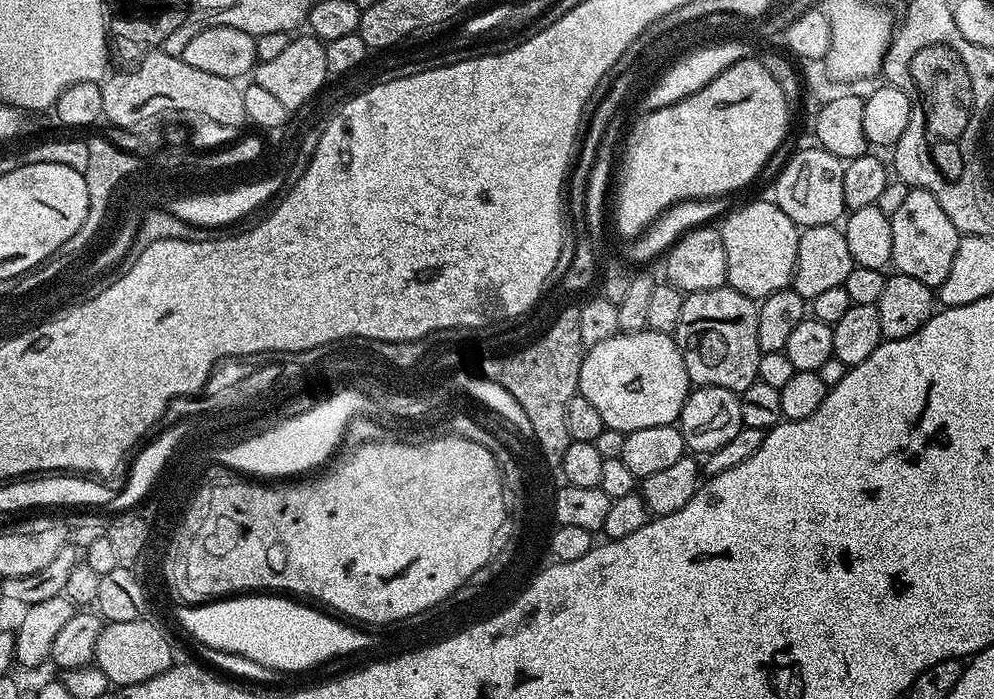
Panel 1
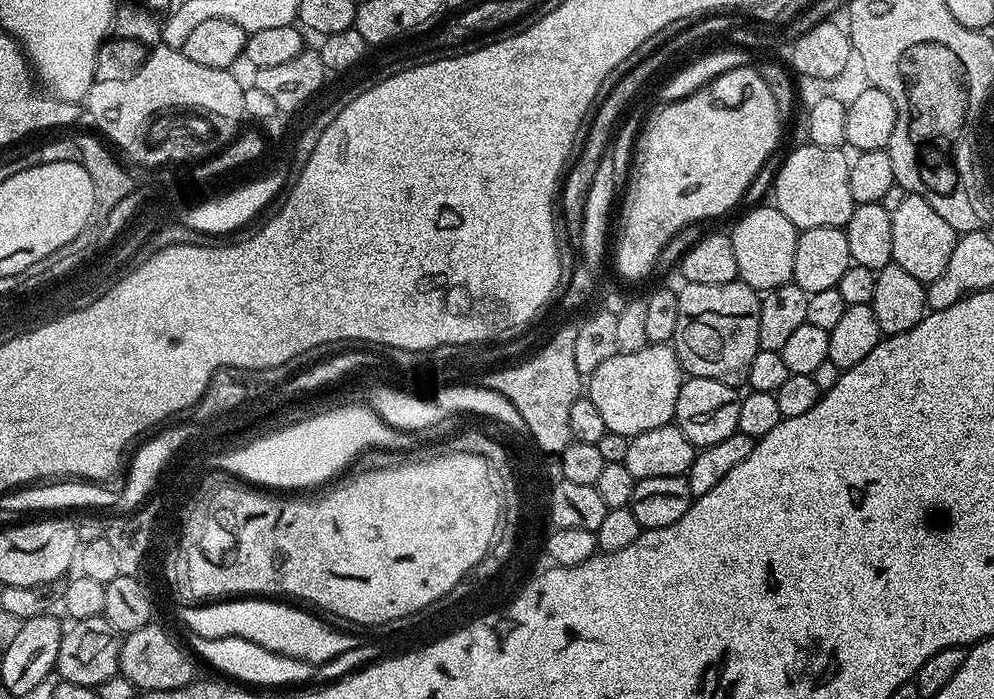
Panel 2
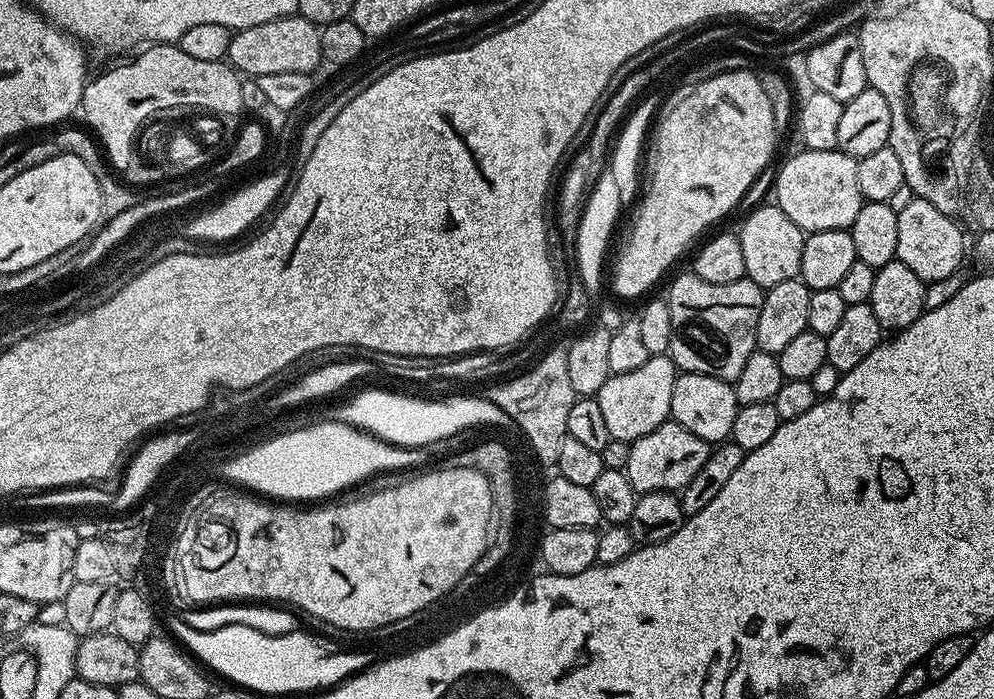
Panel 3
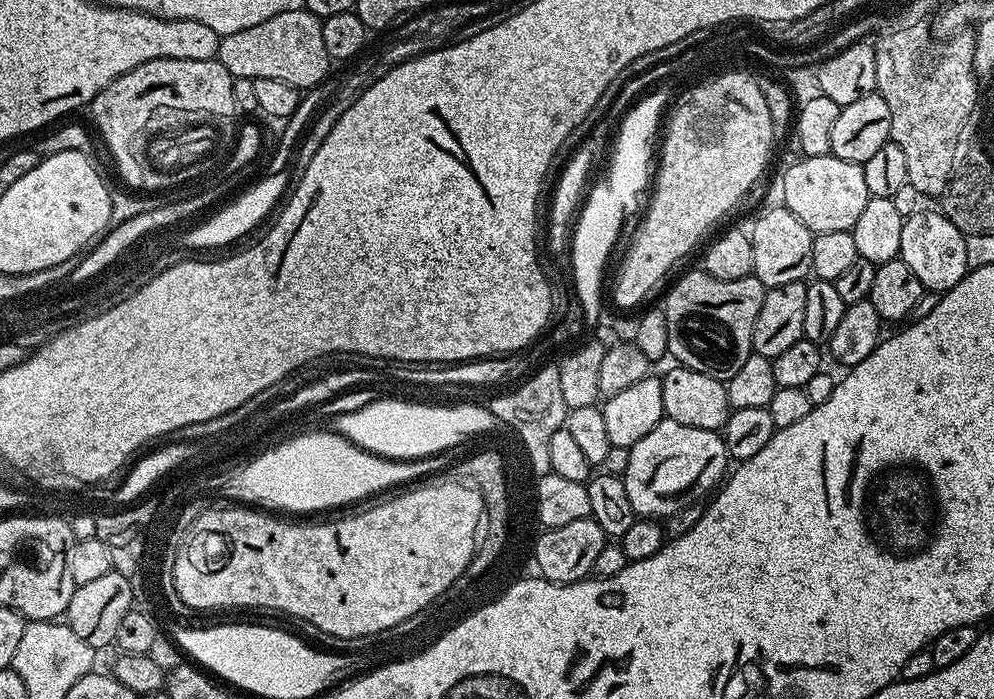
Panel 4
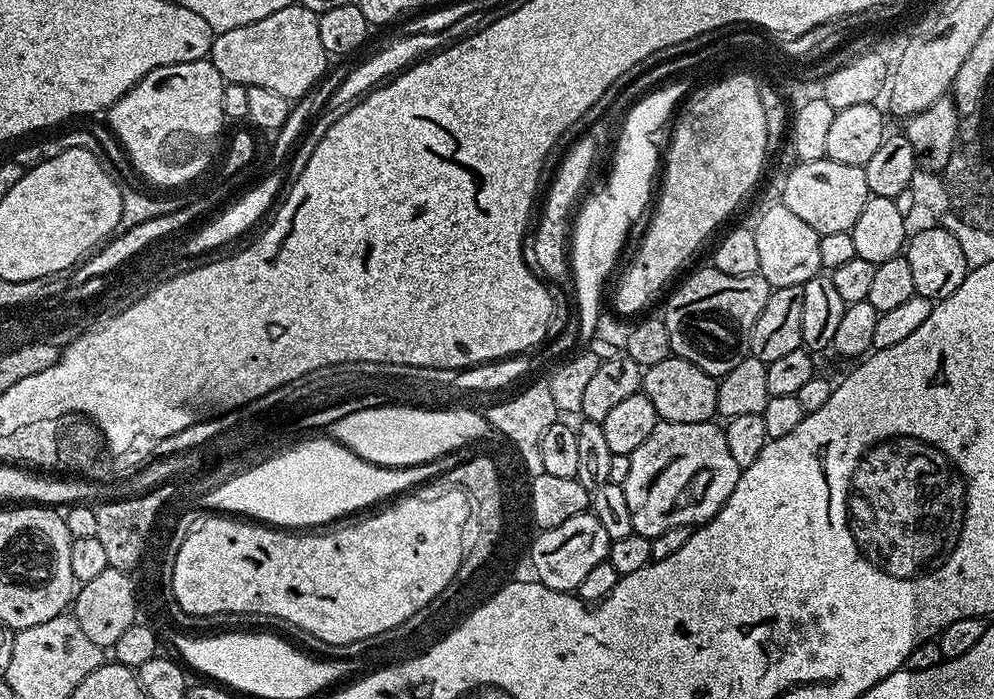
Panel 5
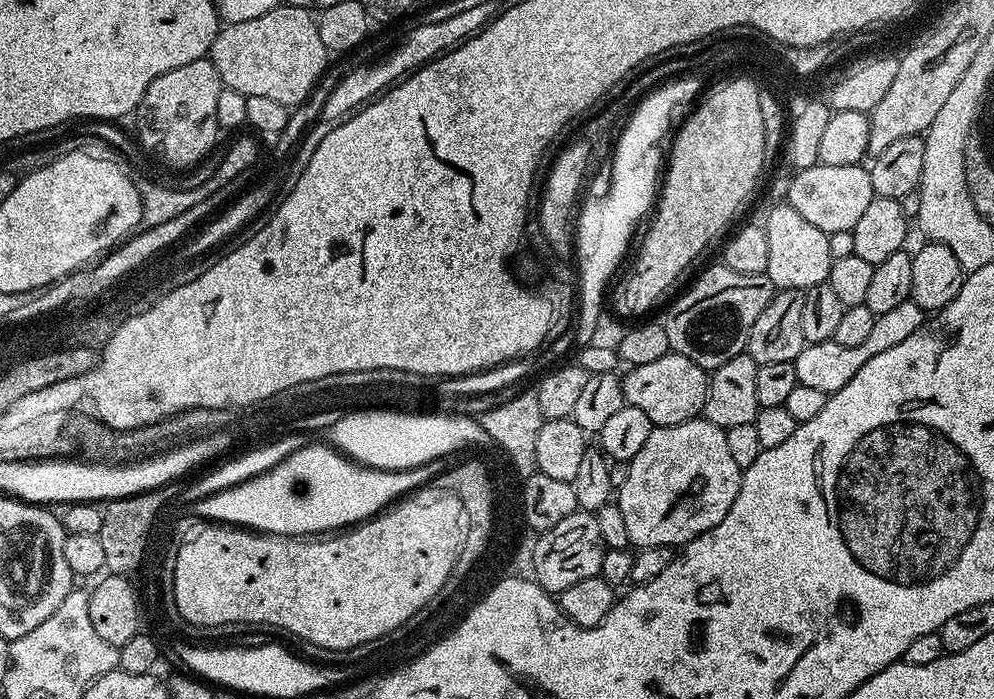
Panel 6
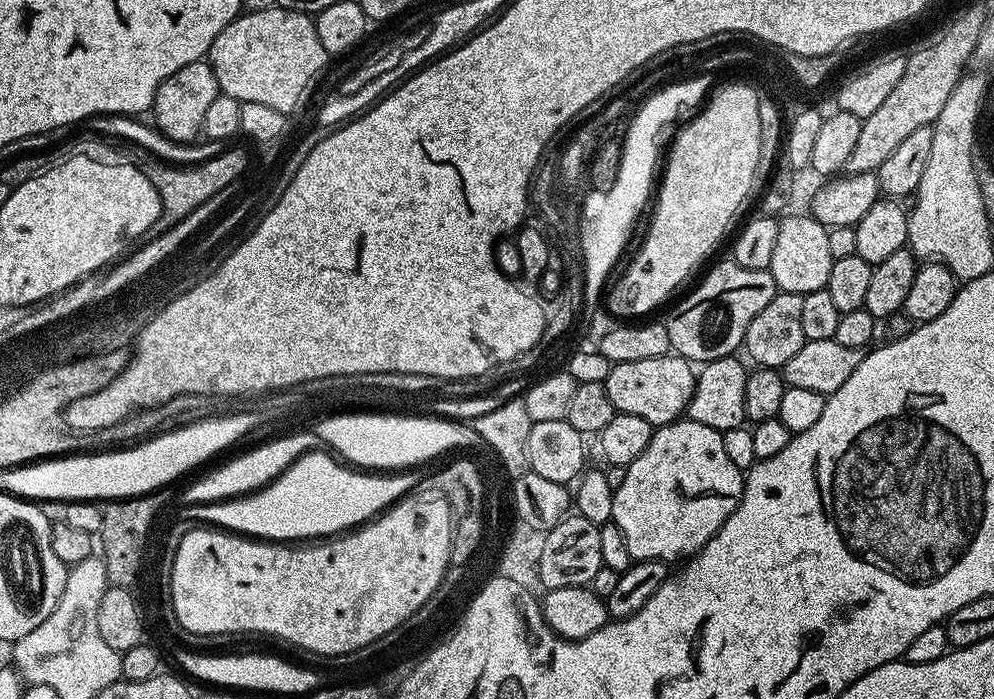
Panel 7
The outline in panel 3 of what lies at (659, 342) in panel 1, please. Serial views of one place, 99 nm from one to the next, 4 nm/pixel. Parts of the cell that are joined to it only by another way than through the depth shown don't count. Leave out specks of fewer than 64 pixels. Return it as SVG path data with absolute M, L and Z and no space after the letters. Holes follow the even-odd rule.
M668 354L649 356L648 361L638 366L638 370L609 375L608 381L596 391L594 399L602 409L602 418L606 421L606 430L610 430L612 439L637 440L669 419L672 414L670 394L674 394L677 375L676 363Z

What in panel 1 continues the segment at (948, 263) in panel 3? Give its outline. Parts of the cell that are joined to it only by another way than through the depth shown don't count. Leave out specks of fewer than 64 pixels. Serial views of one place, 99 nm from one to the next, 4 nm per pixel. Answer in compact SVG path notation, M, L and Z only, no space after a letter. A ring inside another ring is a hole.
M909 187L907 191L900 205L890 212L894 234L891 267L899 275L918 278L918 282L936 290L942 282L946 282L946 274L950 274L954 250L958 250L962 233L954 226L954 222L950 222L950 218L946 218L946 210L938 206L938 198L934 198L930 190Z

